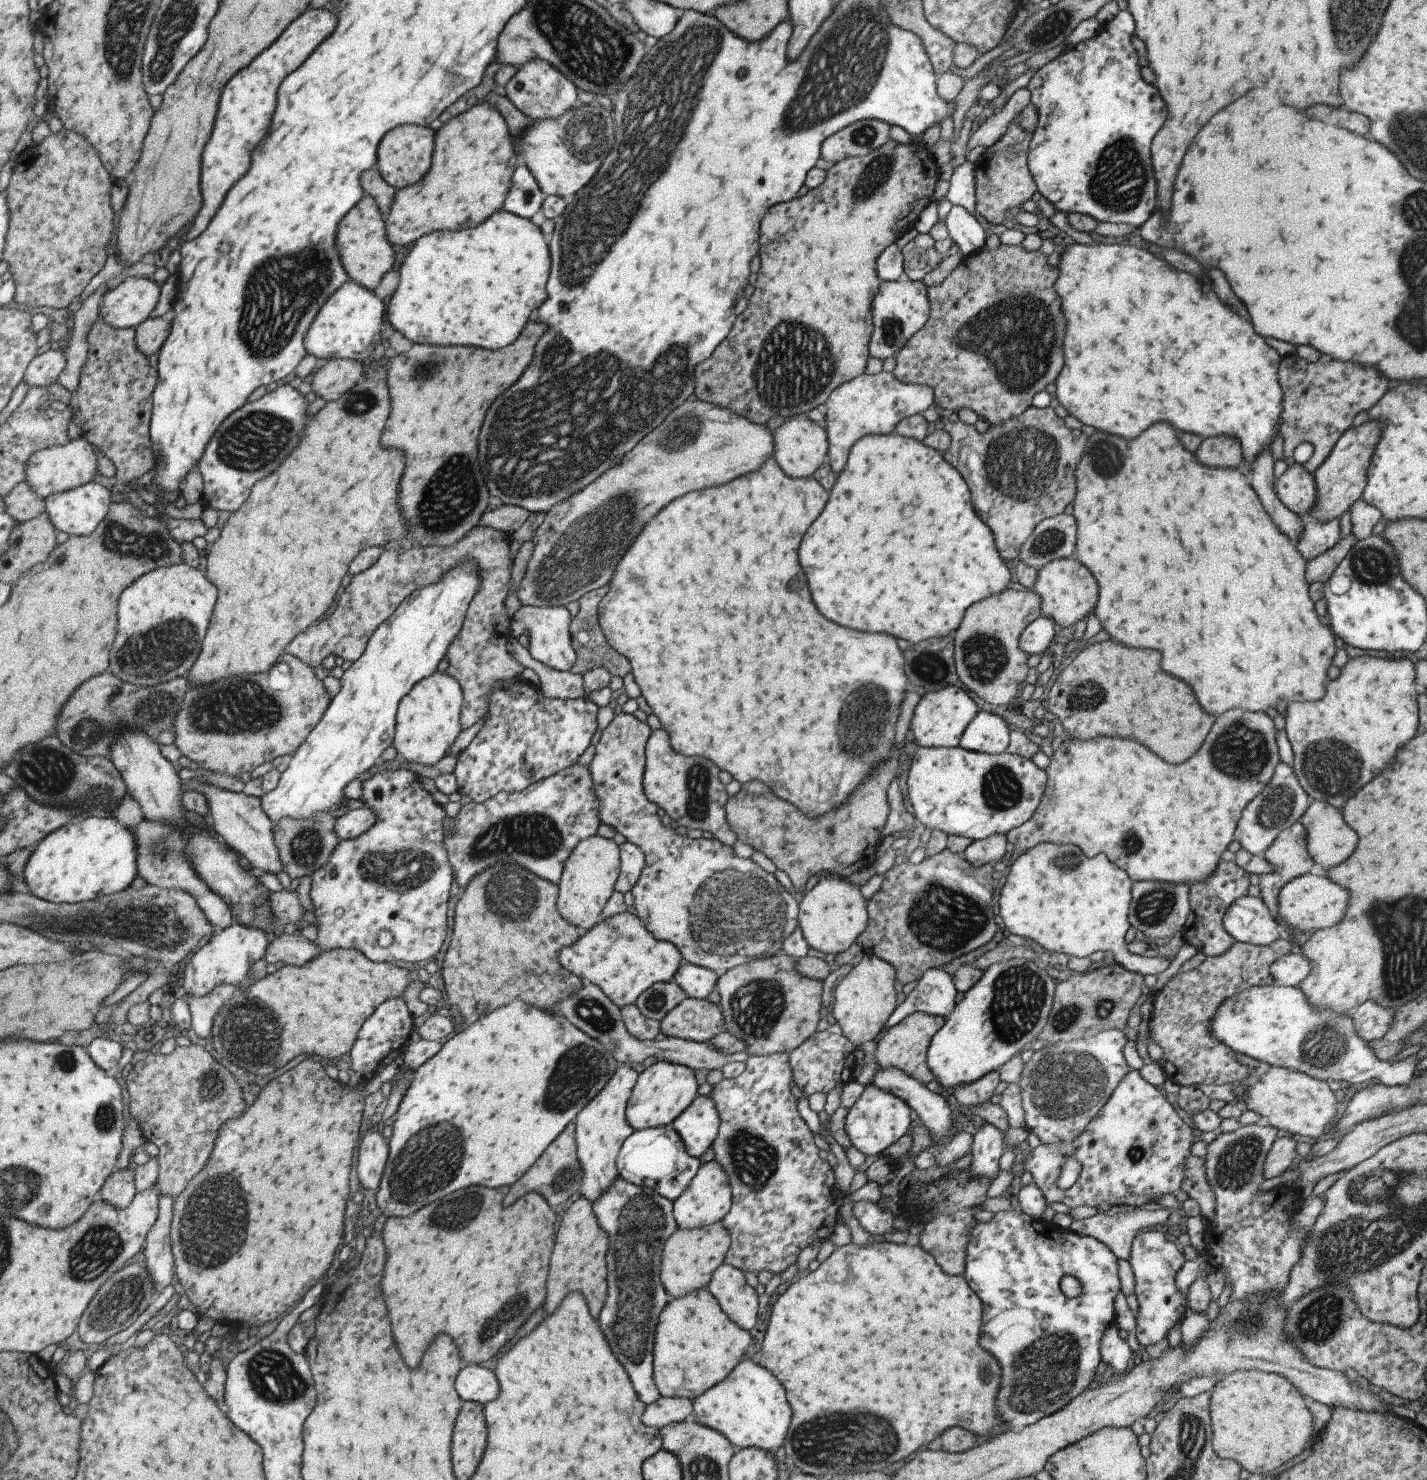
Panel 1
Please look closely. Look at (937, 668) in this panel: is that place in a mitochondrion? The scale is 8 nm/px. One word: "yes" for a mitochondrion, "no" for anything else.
yes

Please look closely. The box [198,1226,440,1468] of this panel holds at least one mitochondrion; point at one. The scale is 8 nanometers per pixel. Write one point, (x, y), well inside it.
(273, 1377)

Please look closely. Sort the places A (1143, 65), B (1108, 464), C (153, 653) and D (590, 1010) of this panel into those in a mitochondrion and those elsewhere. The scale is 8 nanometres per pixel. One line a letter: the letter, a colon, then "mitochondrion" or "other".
A: other
B: mitochondrion
C: mitochondrion
D: mitochondrion

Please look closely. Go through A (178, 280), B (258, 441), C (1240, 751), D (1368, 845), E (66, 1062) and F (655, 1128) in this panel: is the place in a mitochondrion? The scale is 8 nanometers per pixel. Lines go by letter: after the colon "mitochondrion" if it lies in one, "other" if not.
A: other
B: mitochondrion
C: mitochondrion
D: other
E: mitochondrion
F: other

